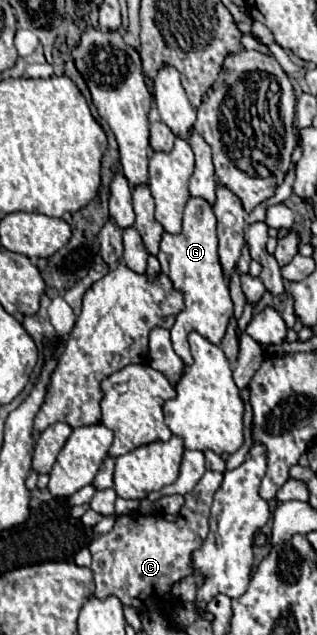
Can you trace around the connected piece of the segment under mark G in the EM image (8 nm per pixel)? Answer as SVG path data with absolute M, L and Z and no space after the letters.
M189 198L183 216L183 232L177 236L163 234L157 260L161 262L161 272L171 280L173 288L183 294L185 308L175 316L175 324L171 328L171 342L183 364L191 366L187 336L191 332L199 332L209 342L221 342L233 316L233 302L229 298L227 280L217 258L215 214L207 202L203 202L201 198Z

